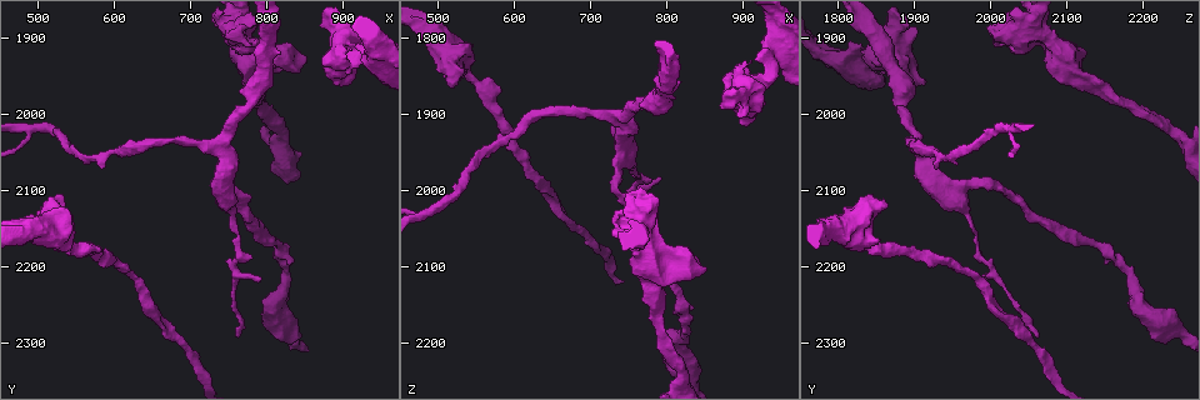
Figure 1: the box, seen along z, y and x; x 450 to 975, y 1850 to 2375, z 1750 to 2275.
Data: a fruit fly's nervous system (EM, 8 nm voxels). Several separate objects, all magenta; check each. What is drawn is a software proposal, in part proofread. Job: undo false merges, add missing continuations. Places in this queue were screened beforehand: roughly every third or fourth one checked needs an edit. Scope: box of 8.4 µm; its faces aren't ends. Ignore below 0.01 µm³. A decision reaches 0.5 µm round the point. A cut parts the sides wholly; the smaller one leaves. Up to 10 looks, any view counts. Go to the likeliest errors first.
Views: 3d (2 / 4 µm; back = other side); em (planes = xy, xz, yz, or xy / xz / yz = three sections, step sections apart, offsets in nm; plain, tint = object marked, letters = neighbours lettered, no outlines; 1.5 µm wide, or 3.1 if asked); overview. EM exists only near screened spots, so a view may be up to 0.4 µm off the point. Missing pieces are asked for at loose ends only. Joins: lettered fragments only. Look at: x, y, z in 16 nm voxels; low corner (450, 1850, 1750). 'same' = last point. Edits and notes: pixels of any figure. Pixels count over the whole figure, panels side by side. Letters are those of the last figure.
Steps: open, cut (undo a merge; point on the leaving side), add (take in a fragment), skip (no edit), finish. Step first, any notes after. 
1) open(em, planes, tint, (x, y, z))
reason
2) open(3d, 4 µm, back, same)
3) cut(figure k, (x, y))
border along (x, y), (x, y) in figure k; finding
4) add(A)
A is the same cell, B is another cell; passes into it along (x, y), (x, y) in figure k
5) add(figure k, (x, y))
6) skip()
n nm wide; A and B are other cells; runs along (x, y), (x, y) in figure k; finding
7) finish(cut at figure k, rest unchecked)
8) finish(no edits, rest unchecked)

open(3d, 4 µm, (520, 2120, 1865))

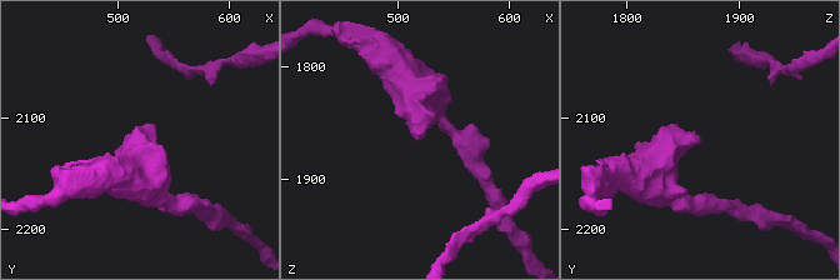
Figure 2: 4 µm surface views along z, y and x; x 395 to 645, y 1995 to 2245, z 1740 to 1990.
open(em, planes, letters, (520, 2118, 1864))
now the EM

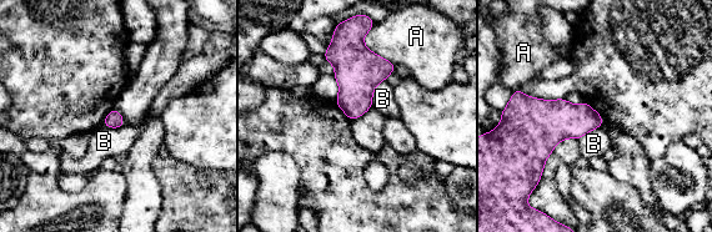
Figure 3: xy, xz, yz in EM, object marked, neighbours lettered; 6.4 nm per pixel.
skip()
A and B are other cells; border along (384, 80), (374, 90), (371, 106) in figure 3; none of them fits

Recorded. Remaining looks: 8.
open(em, planes, letters, (900, 1890, 1905))
free end

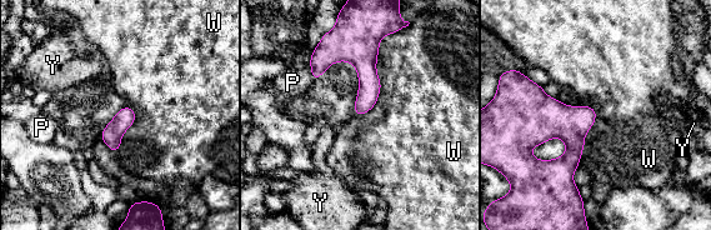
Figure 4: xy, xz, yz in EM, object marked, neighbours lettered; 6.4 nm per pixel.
skip()
P, W and Y are other cells; border along (385, 34), (375, 104) in figure 4; none of them fits

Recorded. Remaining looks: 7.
open(em, planes, letters, (765, 2290, 2065))
tapers out

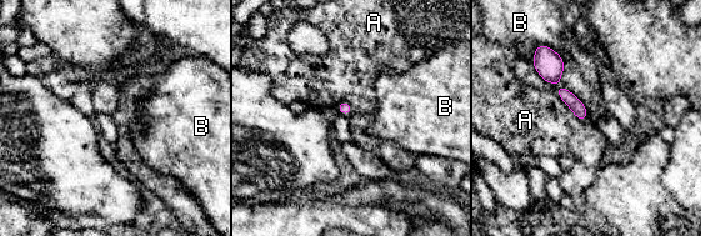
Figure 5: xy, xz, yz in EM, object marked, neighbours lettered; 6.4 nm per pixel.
skip()
A and B are other cells; border along (554, 91), (577, 118), (587, 119) in figure 5; none of them fits

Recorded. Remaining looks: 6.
open(em, planes, plain, (825, 1915, 2075))
free end

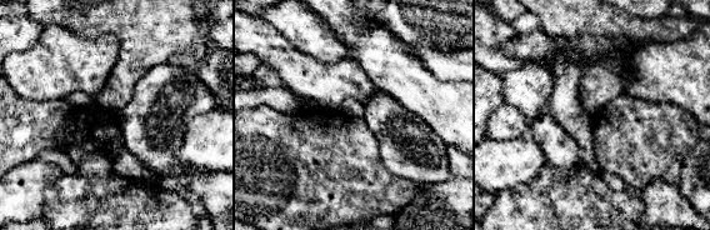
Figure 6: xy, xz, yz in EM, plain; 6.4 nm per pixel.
open(em, planes, letters, same)

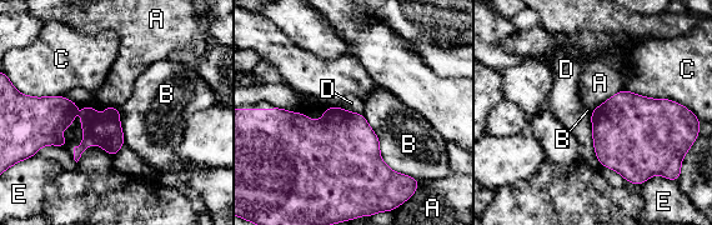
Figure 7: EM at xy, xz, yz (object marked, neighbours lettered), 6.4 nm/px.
skip()
A, B, C, D and E are other cells; none of them fits

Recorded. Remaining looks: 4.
finish(no edits, rest unchecked)

